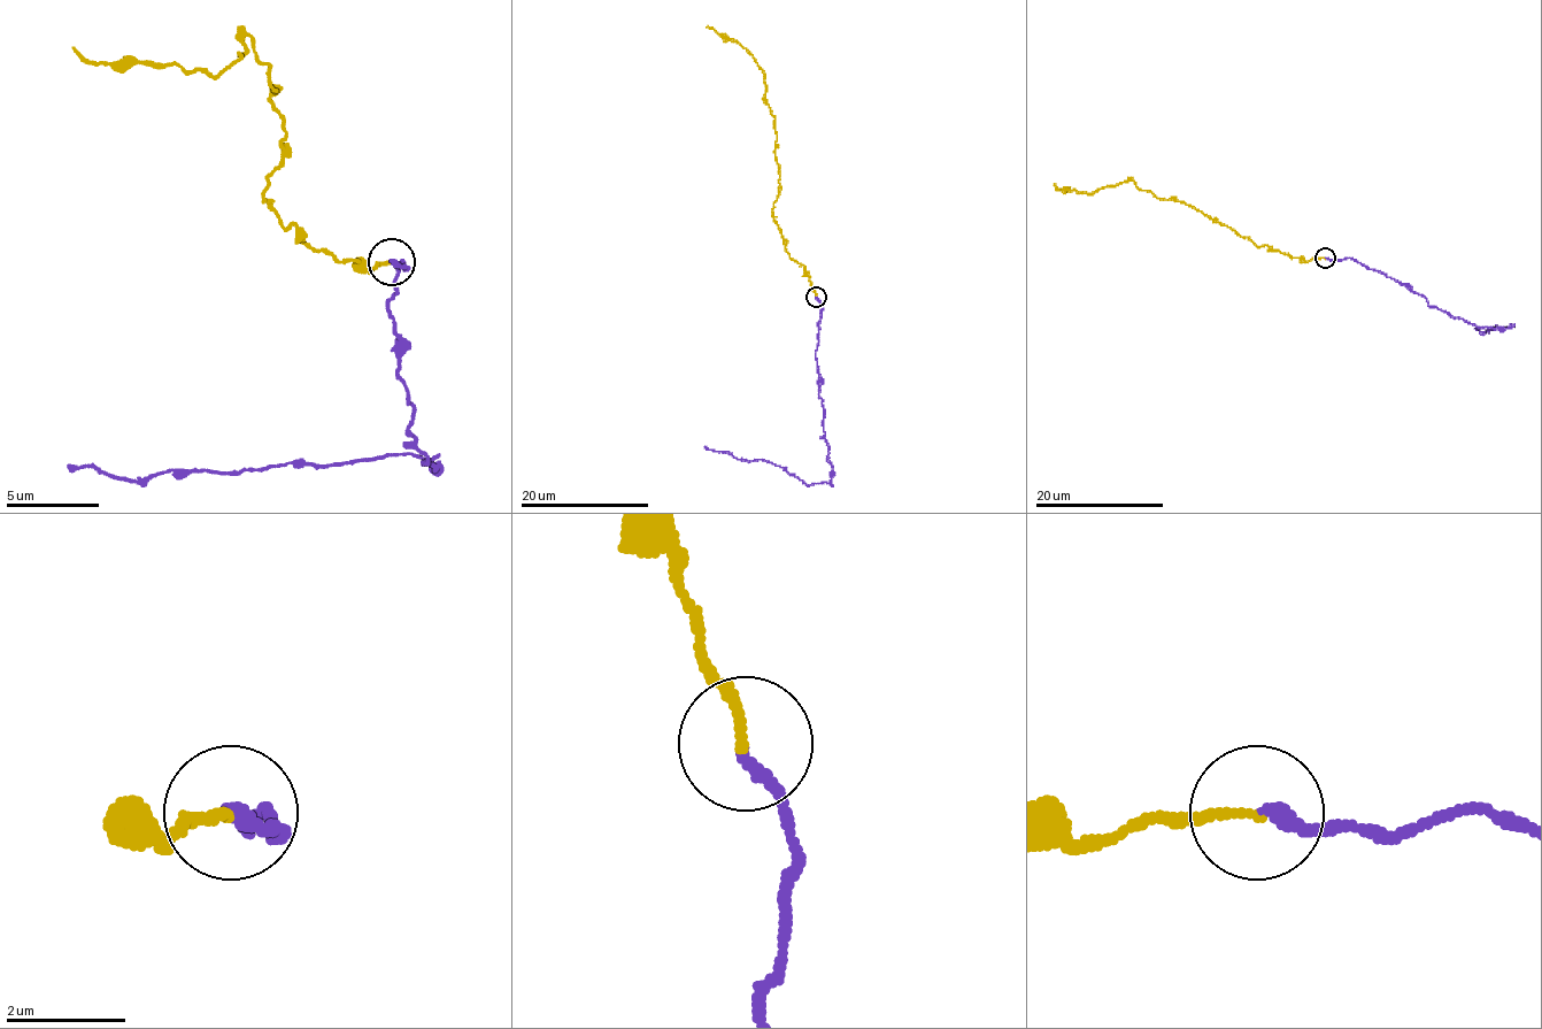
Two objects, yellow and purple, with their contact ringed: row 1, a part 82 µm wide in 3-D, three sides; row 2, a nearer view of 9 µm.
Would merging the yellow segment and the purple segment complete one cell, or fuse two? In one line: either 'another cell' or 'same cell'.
same cell

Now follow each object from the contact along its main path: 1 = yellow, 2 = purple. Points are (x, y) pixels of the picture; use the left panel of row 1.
1: (392, 261), (369, 270), (313, 246), (267, 200), (285, 121), (247, 37), (215, 74), (93, 64), (70, 46)
2: (392, 261), (406, 266), (387, 302), (411, 434), (439, 466), (360, 457), (131, 480), (66, 466)

